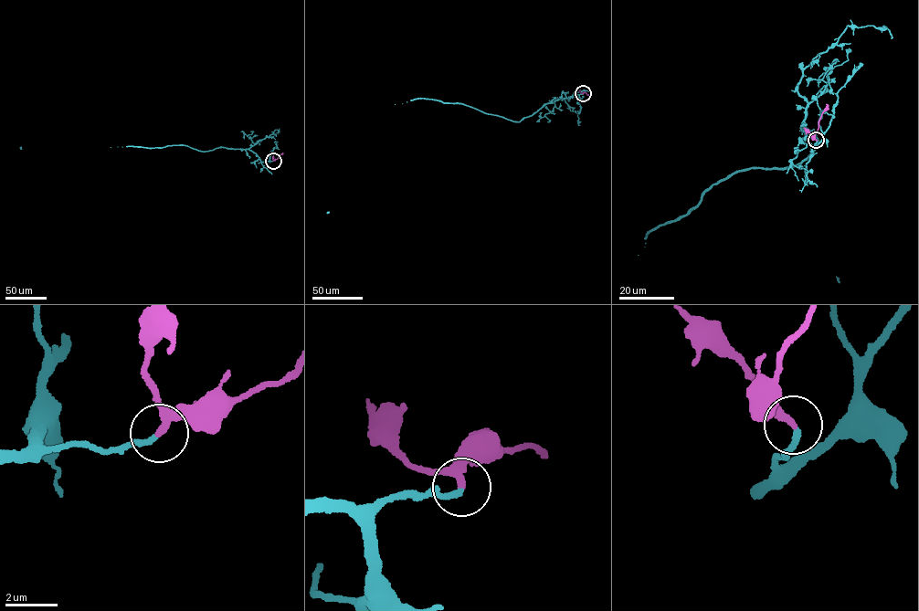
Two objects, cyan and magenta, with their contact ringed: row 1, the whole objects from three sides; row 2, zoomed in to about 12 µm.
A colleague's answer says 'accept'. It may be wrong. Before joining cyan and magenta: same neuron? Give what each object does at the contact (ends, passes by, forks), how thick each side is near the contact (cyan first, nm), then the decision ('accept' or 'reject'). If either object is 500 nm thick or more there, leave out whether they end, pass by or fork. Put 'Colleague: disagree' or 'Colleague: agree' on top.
Colleague: agree
cyan ends there; magenta passes by; 200 nm thick on the cyan side, 220 nm on the other; accept

